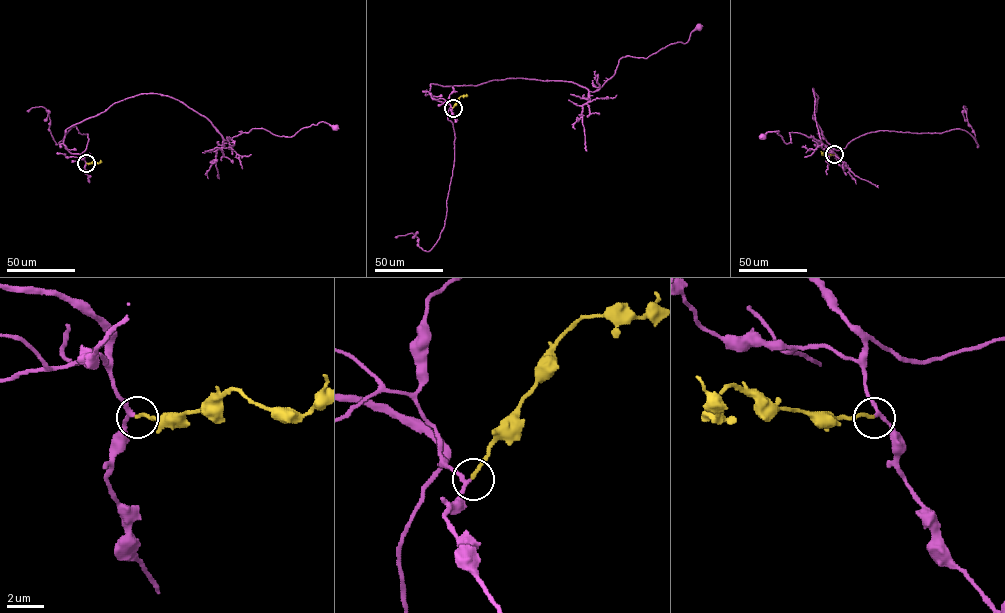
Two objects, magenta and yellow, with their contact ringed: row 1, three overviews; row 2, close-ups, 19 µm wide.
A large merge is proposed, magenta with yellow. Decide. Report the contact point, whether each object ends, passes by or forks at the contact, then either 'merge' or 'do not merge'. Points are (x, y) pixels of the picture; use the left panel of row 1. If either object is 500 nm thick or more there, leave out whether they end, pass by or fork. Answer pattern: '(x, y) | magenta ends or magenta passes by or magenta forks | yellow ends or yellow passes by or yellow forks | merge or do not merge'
(86, 163) | magenta passes by | yellow ends | merge

